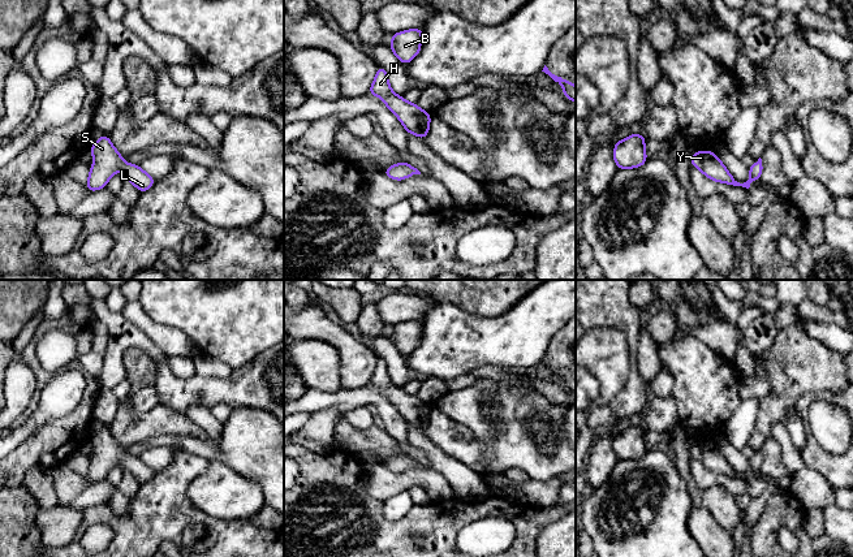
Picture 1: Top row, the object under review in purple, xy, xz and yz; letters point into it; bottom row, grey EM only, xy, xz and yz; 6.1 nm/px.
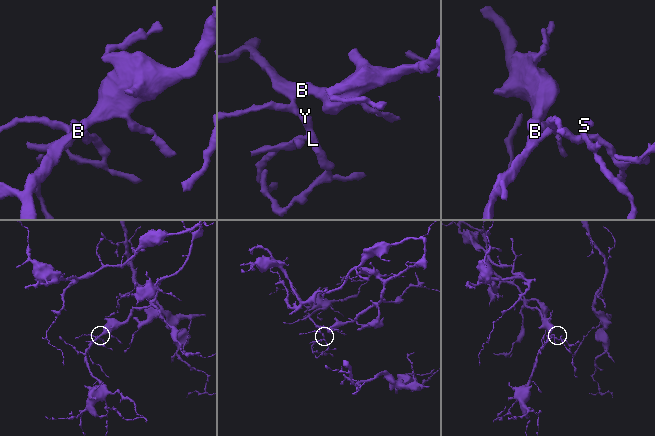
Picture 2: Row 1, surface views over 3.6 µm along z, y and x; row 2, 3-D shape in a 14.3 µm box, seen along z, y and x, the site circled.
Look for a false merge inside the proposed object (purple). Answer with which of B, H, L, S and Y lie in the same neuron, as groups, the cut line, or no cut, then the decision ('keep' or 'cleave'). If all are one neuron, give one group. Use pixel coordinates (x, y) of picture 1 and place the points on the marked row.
B H L S Y; no cut; keep

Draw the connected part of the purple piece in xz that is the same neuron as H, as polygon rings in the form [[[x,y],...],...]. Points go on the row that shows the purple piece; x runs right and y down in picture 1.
[[[379,66],[367,94],[380,98],[387,108],[393,112],[405,130],[422,139],[426,138],[430,129],[431,113],[421,109],[415,103],[406,102],[402,96],[396,95],[388,82],[387,70]]]

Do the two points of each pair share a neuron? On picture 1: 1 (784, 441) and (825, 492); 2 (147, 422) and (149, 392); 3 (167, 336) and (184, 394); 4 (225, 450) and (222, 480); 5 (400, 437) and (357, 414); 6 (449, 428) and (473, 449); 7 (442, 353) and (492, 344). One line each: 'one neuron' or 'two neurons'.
1: one neuron
2: two neurons
3: two neurons
4: two neurons
5: two neurons
6: one neuron
7: one neuron

